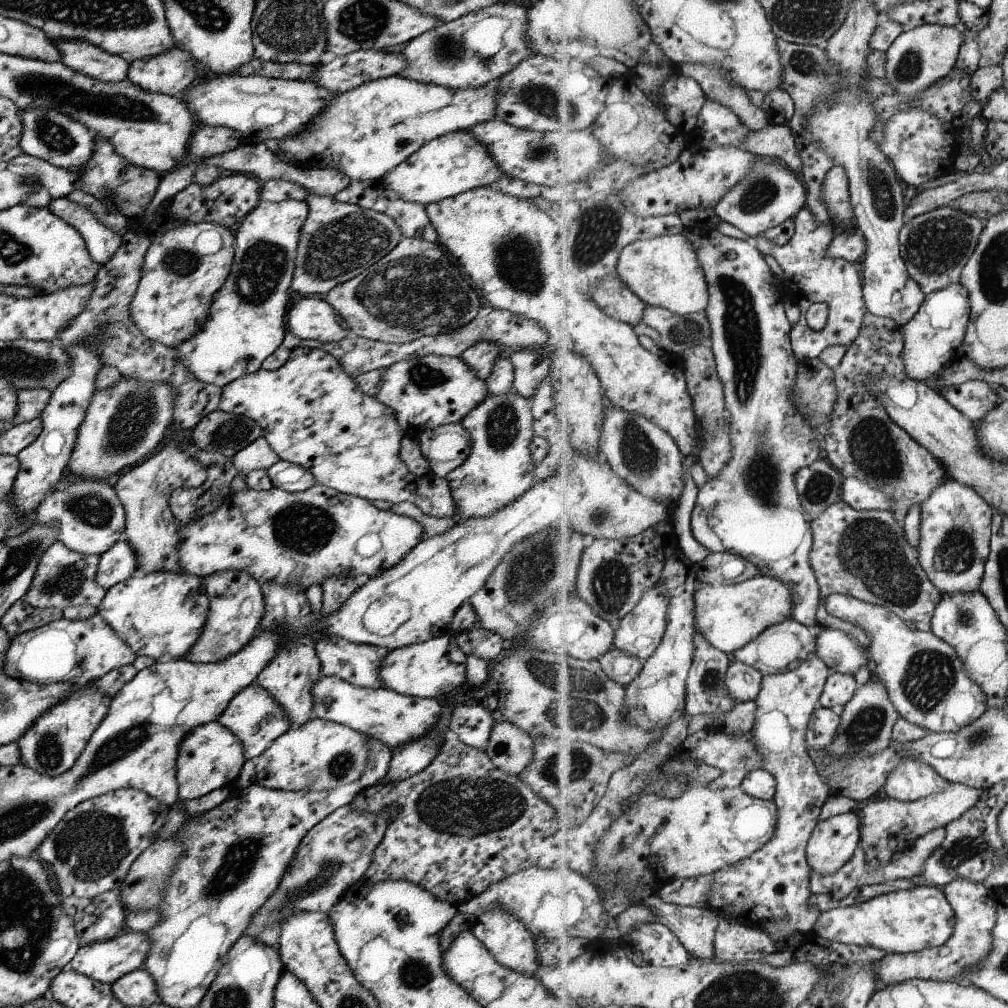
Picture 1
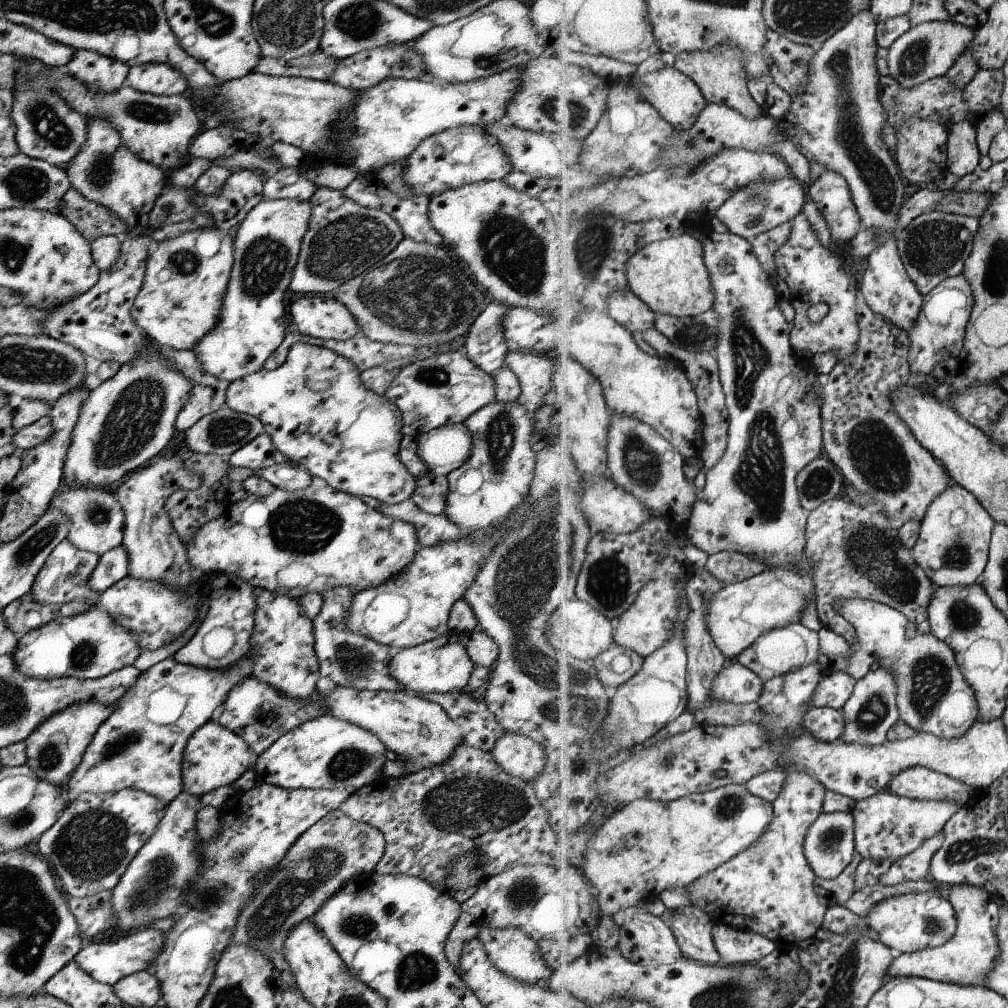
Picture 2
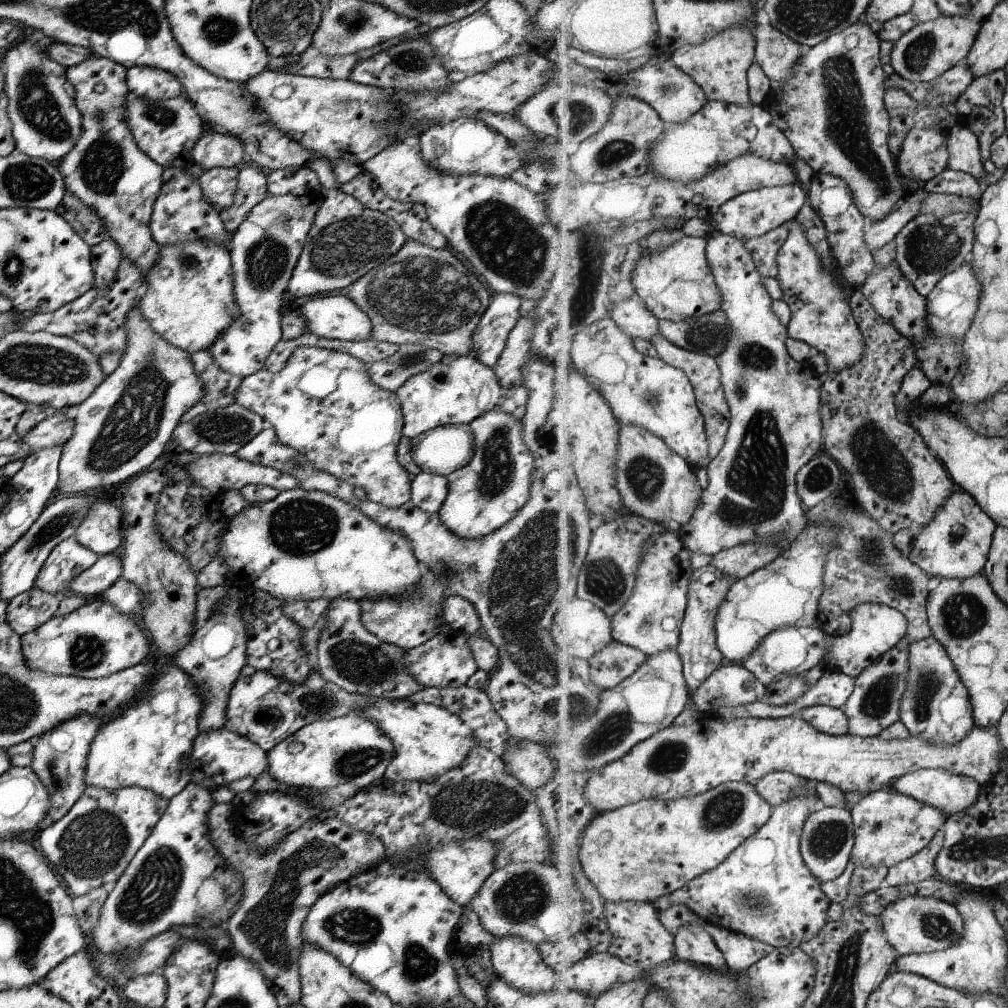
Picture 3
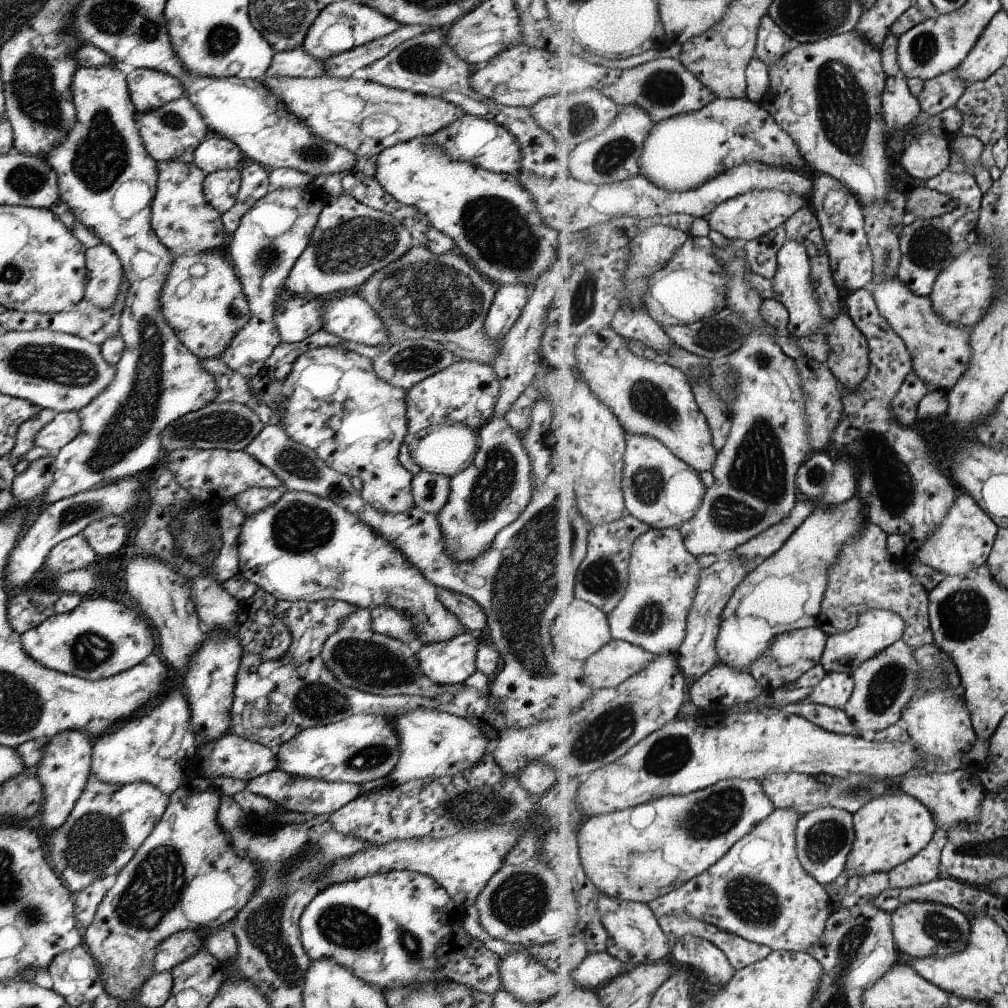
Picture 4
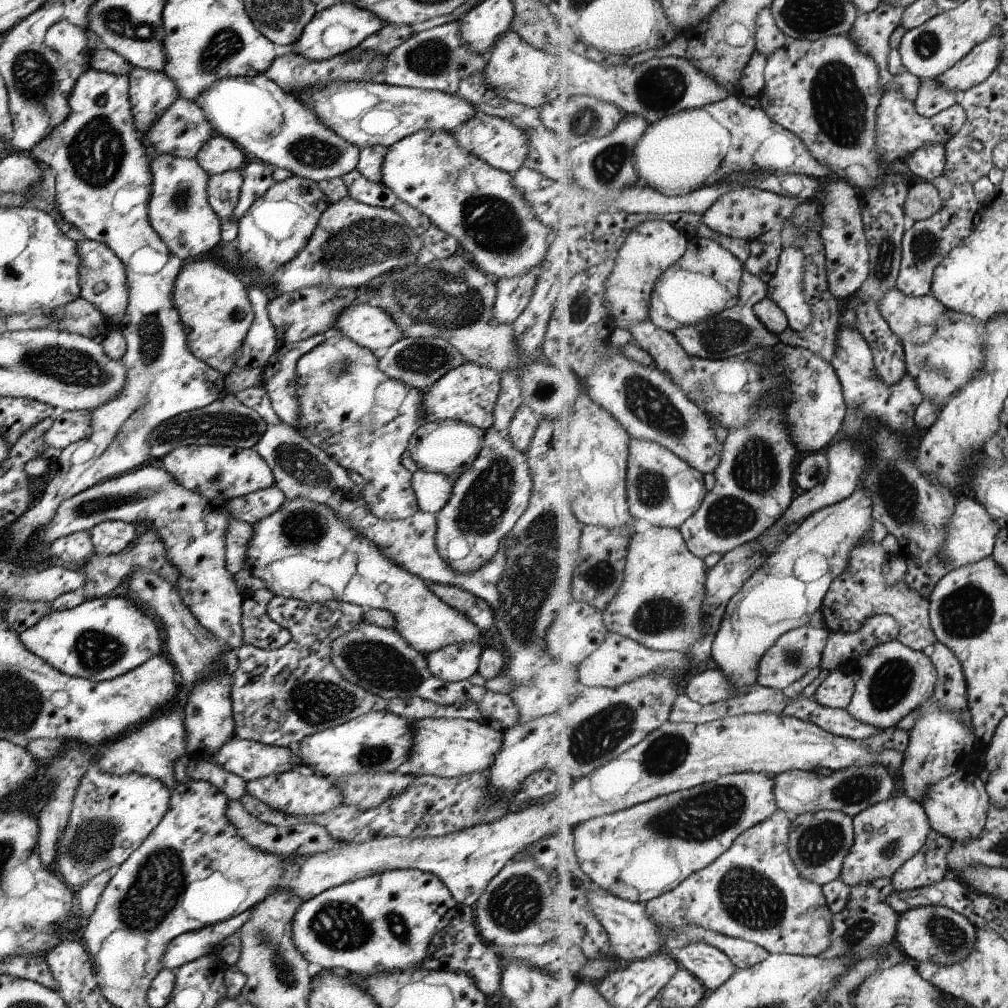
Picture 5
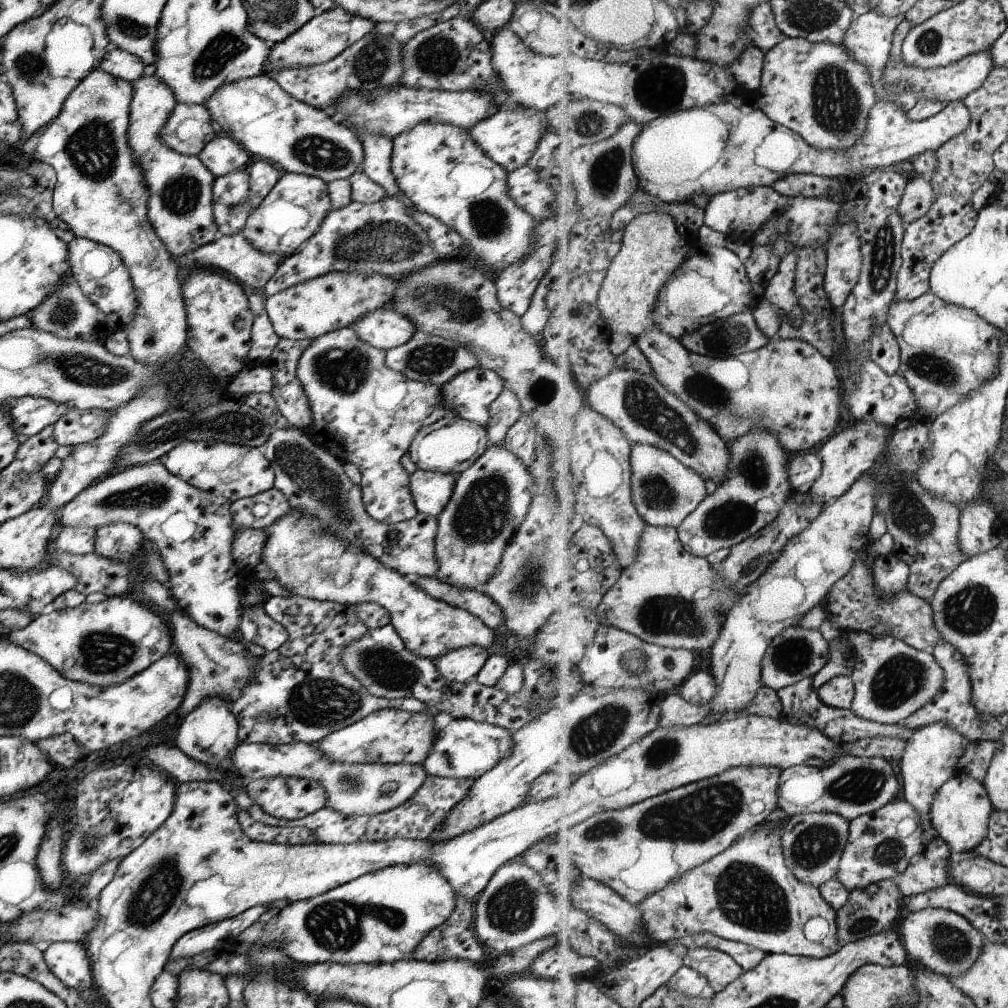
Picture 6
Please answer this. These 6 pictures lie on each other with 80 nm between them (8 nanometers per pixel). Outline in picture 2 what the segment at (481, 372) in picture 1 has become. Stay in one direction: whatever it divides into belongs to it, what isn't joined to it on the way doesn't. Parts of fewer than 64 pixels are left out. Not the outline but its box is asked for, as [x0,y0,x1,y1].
[462,301,509,375]

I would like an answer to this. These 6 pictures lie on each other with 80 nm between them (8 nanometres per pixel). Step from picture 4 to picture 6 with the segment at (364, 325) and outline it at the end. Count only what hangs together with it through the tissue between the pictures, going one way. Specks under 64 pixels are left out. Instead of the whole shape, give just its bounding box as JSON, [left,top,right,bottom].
[349,309,416,351]

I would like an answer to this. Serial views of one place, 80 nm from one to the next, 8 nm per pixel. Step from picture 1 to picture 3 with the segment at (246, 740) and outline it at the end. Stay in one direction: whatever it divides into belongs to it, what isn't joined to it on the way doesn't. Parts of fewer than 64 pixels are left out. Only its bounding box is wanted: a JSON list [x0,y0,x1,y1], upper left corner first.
[224,663,369,753]

